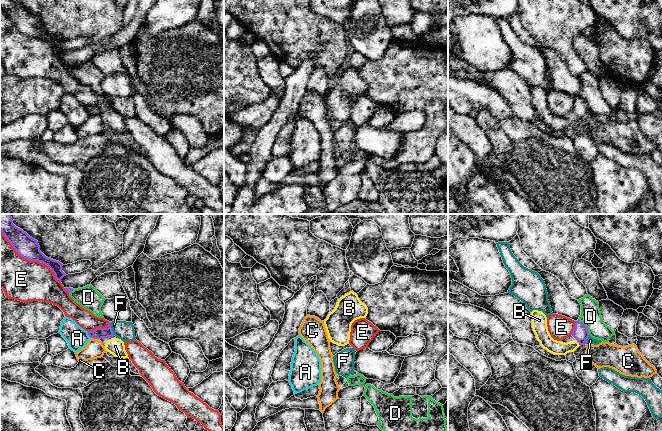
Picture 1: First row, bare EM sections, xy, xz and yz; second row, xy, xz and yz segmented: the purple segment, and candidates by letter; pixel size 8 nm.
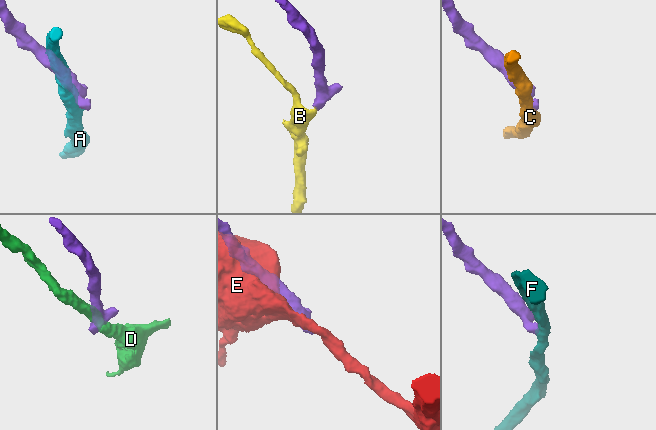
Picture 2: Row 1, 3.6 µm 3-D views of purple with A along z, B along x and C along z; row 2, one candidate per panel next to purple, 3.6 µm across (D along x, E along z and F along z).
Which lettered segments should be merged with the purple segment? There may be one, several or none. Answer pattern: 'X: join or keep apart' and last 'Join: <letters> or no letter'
A: keep apart
B: join
C: keep apart
D: keep apart
E: keep apart
F: keep apart
Join: B

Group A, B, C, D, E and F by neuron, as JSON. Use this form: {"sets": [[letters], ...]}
{"sets": [["A"], ["B"], ["C"], ["D"], ["E"], ["F"]]}

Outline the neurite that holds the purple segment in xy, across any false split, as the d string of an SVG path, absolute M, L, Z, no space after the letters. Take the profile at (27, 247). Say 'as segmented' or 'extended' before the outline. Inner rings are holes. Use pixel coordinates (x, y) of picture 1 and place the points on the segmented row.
as segmented; M0 214L0 231L4 234L16 252L24 259L38 261L47 265L59 281L66 276L62 271L63 264L46 257L41 251L38 241L30 237L22 229L13 224L10 214Z

